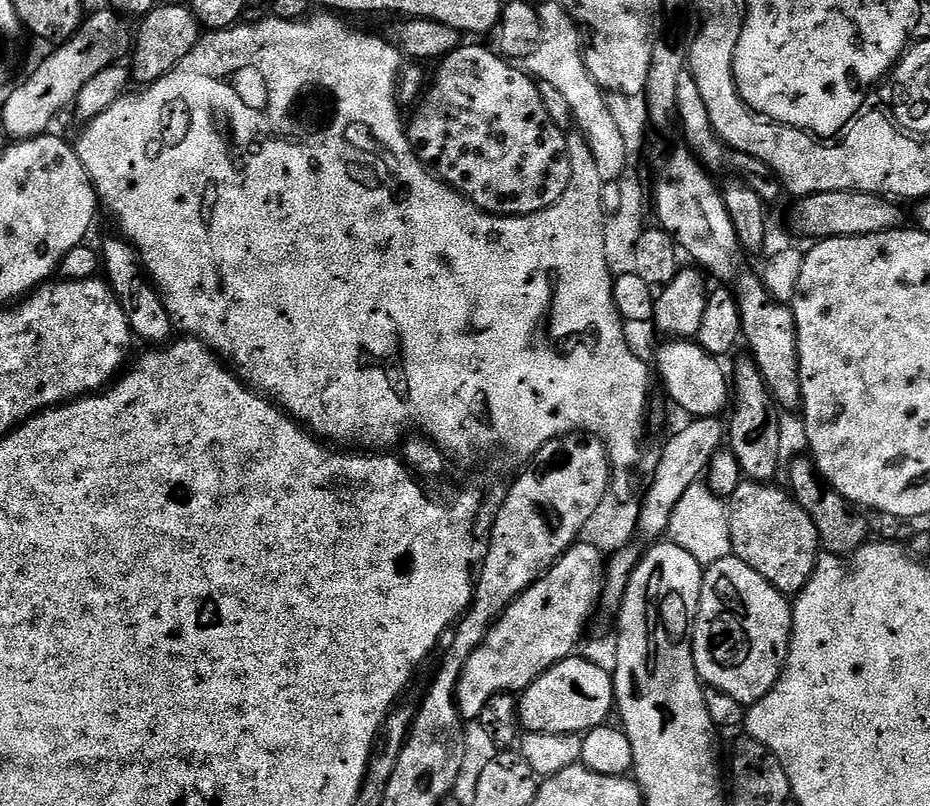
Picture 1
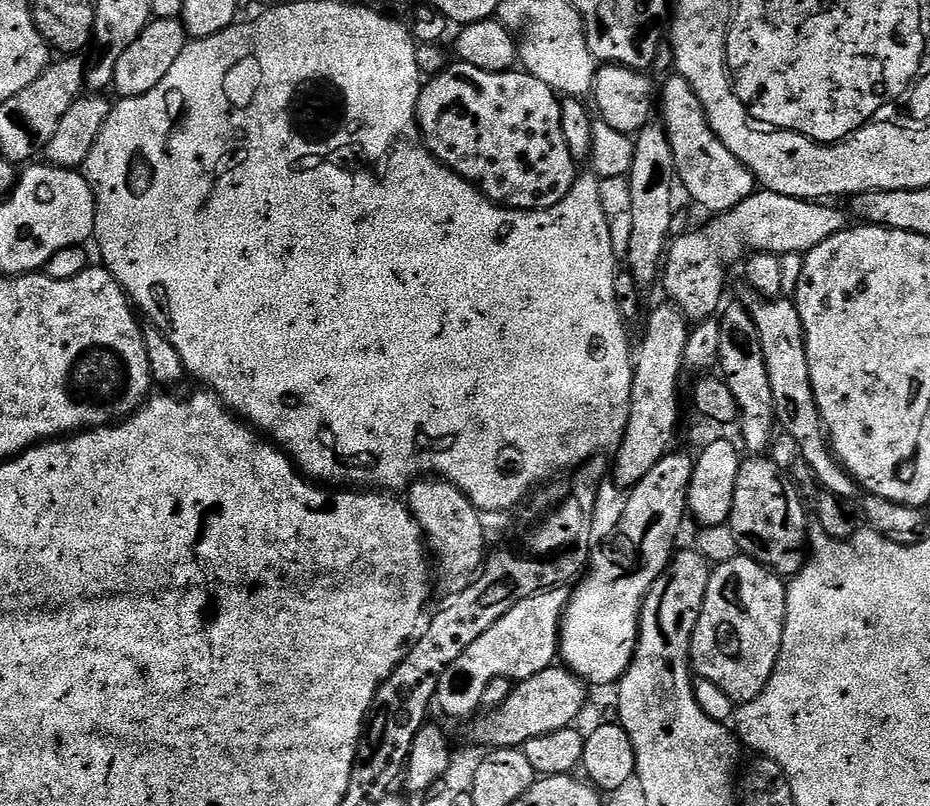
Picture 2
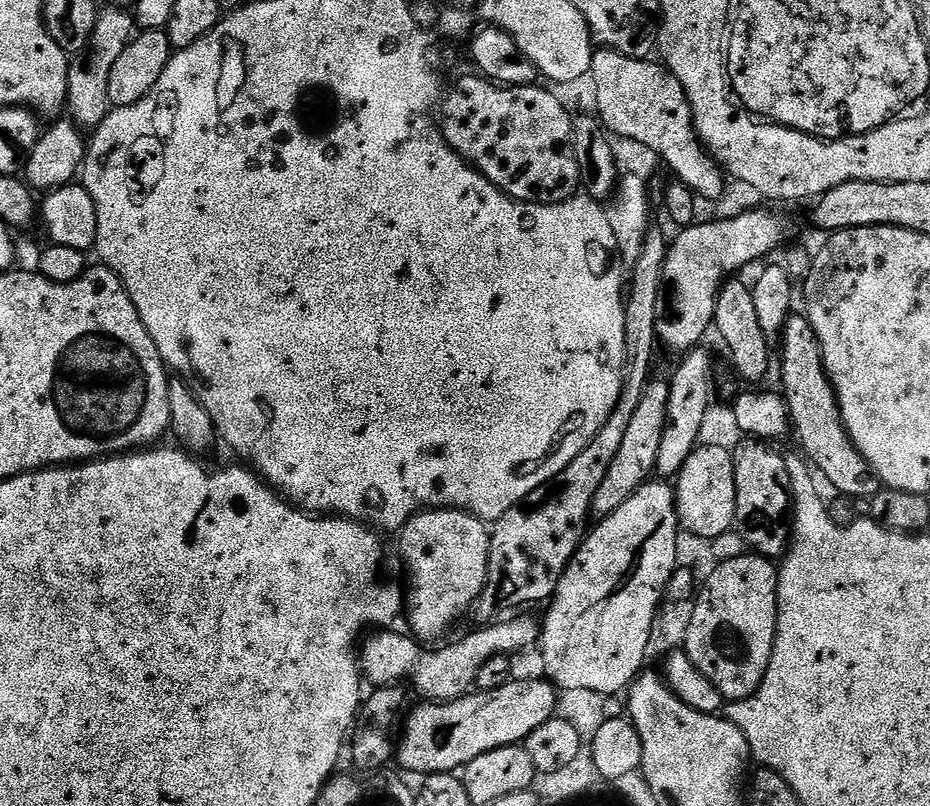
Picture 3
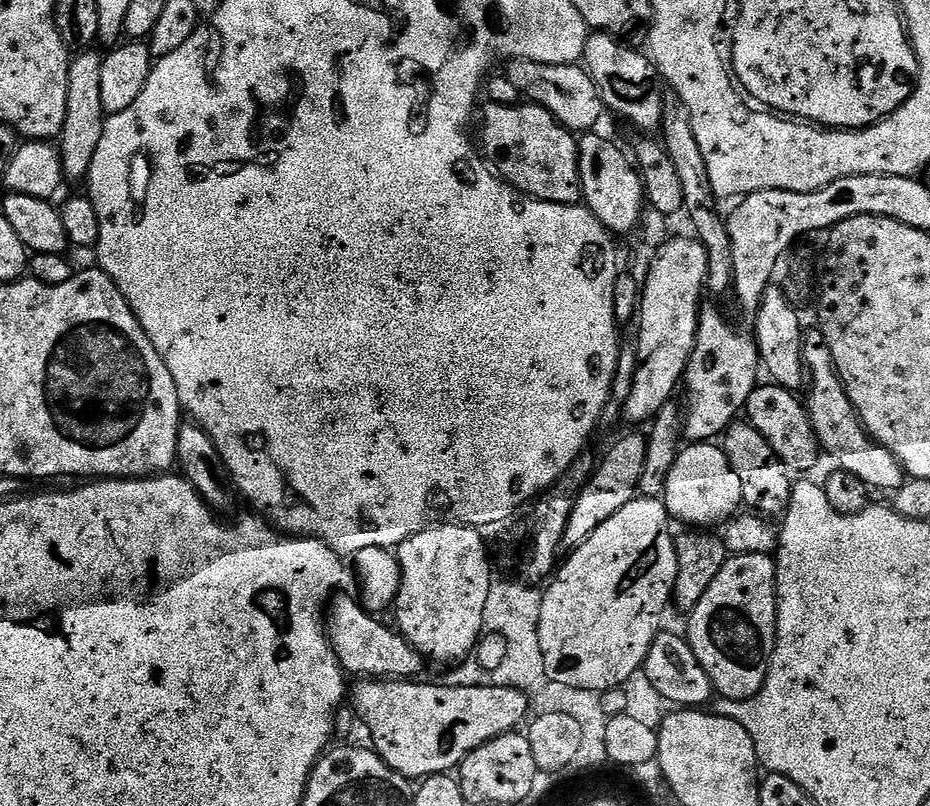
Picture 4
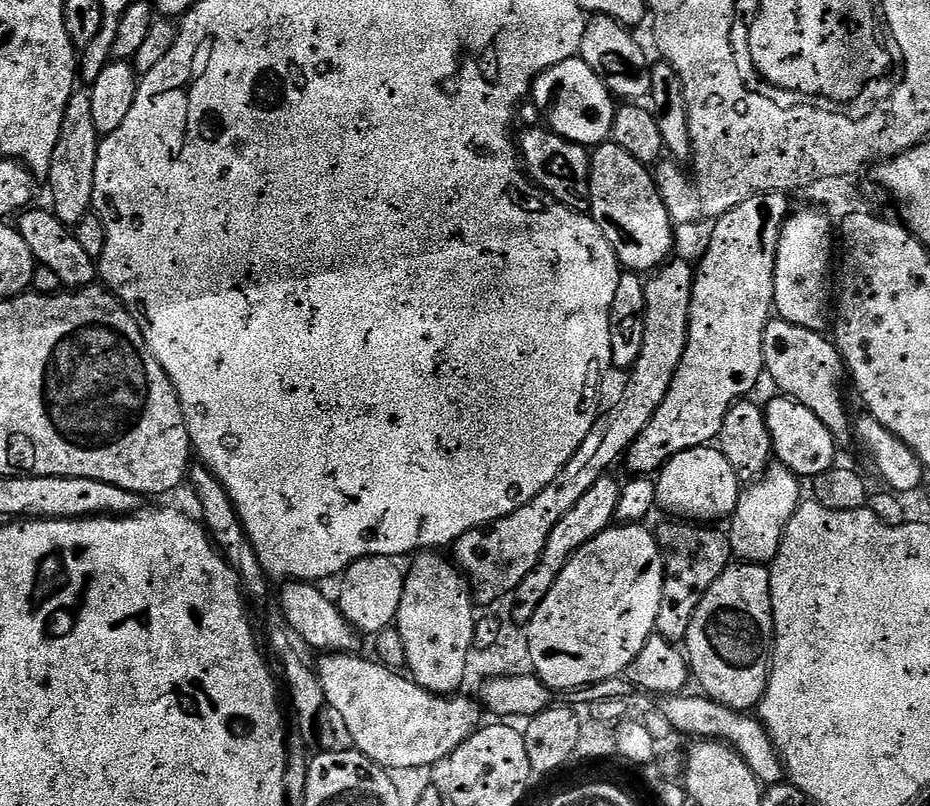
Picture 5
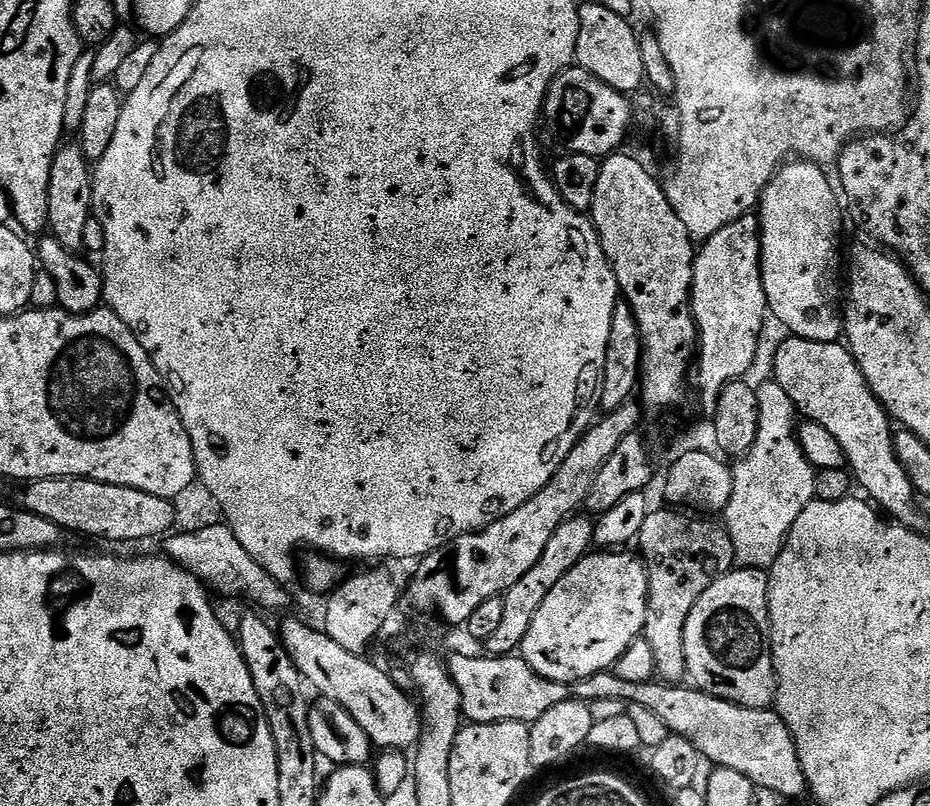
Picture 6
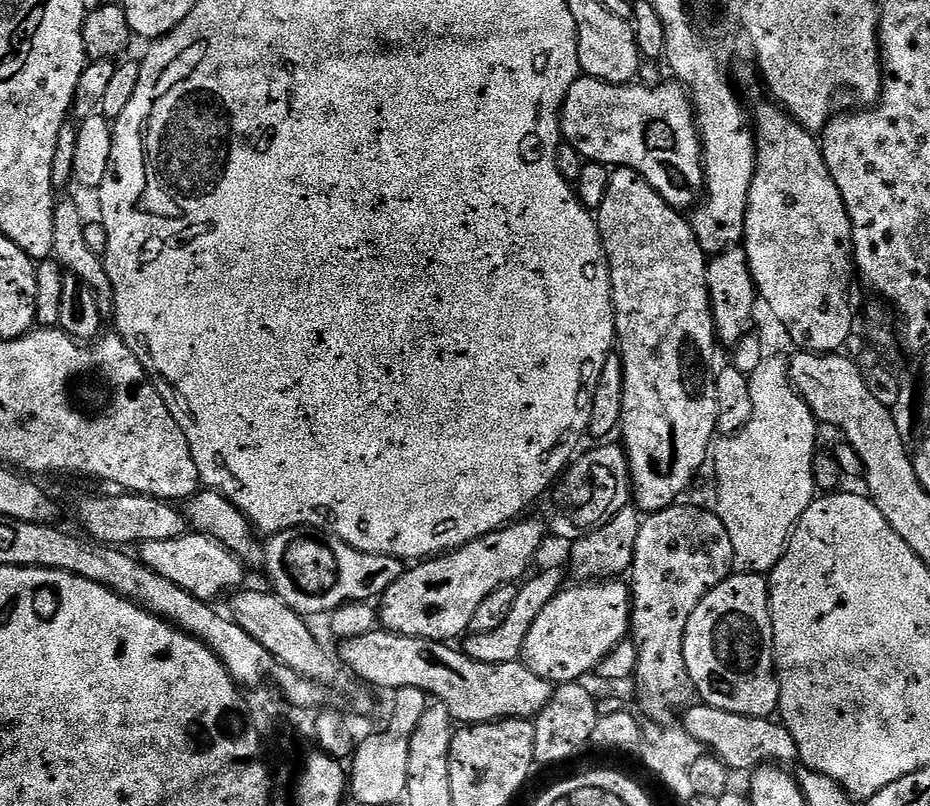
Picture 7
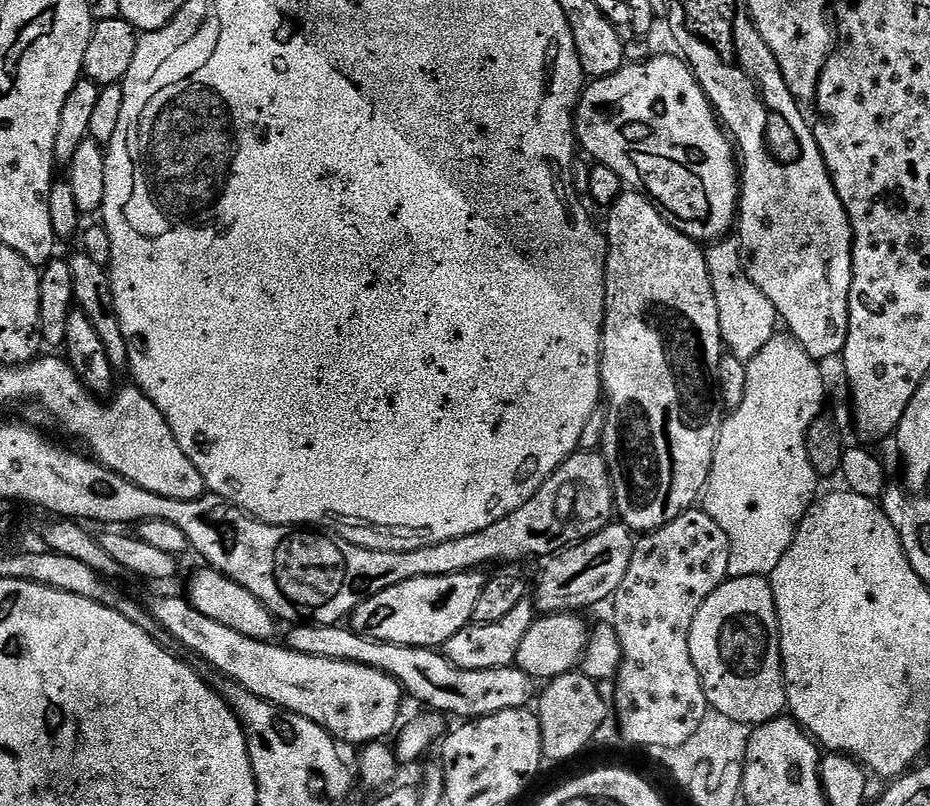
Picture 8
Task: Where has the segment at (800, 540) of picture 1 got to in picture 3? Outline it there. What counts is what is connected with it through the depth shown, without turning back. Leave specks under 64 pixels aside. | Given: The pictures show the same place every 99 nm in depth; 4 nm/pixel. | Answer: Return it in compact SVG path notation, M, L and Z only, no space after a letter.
M752 438L735 449L737 512L734 528L755 555L780 558L787 552L792 538L792 487L784 456L767 446Z

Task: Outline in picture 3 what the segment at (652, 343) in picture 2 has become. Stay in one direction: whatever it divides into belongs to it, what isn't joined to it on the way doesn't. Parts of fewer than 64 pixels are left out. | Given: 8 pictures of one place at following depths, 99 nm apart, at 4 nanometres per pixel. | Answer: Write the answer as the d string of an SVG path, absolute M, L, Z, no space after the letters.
M649 379L648 389L642 394L642 402L638 402L638 406L634 409L634 418L630 418L630 426L622 438L622 447L618 449L606 478L602 478L602 486L598 486L598 494L594 494L593 517L603 518L614 514L614 510L618 510L622 502L626 502L643 484L653 479L658 446L662 442L662 430L666 426L667 401L668 380Z

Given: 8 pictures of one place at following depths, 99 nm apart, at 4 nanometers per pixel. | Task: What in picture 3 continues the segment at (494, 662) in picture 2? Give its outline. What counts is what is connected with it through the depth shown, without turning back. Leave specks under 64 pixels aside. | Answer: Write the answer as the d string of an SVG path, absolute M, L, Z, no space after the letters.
M520 616L517 620L503 620L480 626L477 632L472 632L437 652L427 652L423 643L417 642L408 634L403 636L400 632L388 632L392 630L373 631L363 641L358 652L363 679L367 683L369 680L372 686L392 686L397 682L404 682L400 680L408 679L428 702L462 698L473 691L478 670L482 670L482 662L486 662L486 658L520 653L537 643L537 621L535 624L528 616Z

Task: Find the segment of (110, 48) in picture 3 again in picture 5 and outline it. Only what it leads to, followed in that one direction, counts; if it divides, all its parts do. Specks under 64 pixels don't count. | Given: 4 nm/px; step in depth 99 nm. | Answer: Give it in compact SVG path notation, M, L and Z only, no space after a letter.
M73 91L62 118L62 130L58 134L58 146L54 146L54 158L46 183L52 187L51 211L63 224L75 226L82 222L92 211L94 198L94 166L98 162L101 134L94 126L93 107L90 106L91 95L87 91Z

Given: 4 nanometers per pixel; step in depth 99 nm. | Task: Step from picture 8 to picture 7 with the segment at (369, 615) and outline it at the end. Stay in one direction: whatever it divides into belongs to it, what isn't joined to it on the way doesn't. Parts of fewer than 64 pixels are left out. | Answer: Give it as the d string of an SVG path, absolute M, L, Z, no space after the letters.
M517 519L511 524L505 524L498 531L479 536L477 540L463 544L461 548L449 551L447 554L413 563L400 575L398 582L394 582L394 586L390 586L384 595L379 597L379 623L389 632L397 632L403 636L421 636L427 640L452 642L455 641L455 636L463 637L468 632L470 618L474 618L474 610L478 610L478 605L493 590L498 590L498 586L516 584L529 575L528 567L531 566L532 559L539 554L540 547L544 544L546 524L545 521L543 524L540 520L528 519Z

